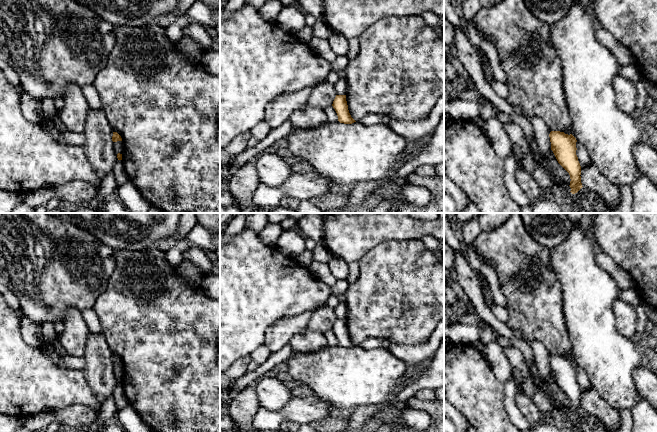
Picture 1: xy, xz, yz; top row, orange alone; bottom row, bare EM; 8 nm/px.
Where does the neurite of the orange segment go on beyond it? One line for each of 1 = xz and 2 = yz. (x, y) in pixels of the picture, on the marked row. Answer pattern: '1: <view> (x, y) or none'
1: none
2: none

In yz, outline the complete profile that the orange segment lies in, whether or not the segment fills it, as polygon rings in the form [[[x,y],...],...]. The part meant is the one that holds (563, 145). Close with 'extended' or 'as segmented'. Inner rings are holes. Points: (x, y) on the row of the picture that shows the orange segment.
[[[551,131],[549,134],[551,150],[558,163],[570,175],[571,193],[577,193],[583,186],[581,183],[581,166],[576,155],[576,138],[560,131]]]; as segmented

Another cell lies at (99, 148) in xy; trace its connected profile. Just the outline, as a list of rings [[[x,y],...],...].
[[[90,108],[84,130],[85,155],[102,181],[118,160],[112,141],[113,129],[102,108]]]

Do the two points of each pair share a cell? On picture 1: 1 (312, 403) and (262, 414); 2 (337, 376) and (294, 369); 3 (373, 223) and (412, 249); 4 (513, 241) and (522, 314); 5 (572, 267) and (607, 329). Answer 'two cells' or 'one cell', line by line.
1: one cell
2: one cell
3: two cells
4: one cell
5: one cell

